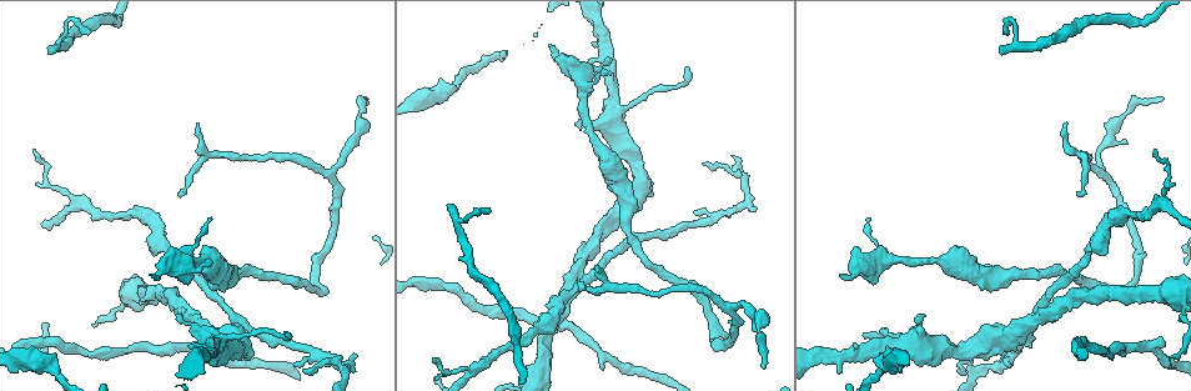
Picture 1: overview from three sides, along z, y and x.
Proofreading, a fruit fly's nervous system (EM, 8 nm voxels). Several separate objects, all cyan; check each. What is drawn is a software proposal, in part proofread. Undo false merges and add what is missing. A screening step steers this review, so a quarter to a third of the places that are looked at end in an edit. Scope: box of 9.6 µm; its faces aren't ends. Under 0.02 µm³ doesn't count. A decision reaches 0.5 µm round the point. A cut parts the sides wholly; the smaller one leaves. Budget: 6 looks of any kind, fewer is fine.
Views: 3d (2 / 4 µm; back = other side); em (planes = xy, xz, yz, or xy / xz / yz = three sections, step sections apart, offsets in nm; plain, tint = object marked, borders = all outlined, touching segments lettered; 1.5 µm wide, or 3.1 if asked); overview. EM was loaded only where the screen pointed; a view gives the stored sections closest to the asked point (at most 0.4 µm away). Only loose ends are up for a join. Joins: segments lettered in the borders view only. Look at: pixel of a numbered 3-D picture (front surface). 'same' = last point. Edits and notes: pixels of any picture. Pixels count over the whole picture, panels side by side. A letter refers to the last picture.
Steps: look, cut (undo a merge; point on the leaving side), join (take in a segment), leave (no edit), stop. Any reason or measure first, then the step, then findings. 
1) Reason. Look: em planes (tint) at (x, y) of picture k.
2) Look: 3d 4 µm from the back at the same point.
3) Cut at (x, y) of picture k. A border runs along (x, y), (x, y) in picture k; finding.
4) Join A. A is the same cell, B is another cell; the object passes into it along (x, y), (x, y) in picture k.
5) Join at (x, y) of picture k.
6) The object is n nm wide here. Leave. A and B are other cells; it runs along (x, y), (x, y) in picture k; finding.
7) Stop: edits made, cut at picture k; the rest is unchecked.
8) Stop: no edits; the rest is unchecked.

Thin end. Look: 3d 4 µm at (198, 123) of picture 1.

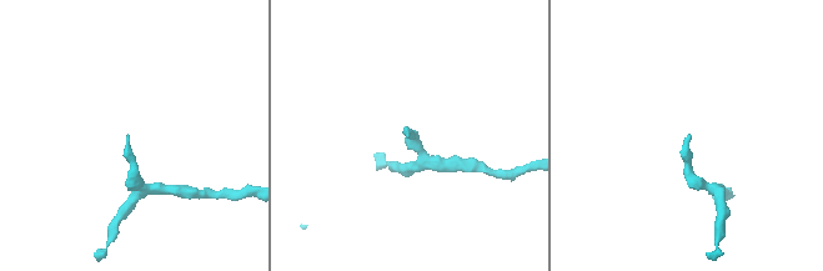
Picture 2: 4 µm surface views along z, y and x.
Shape alone is not enough. Look: em planes (tint) at (404, 133) of picture 2.

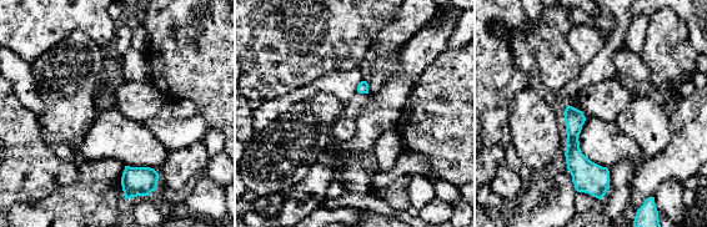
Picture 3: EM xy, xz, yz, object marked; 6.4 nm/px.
Look: em planes (borders) at the same point.

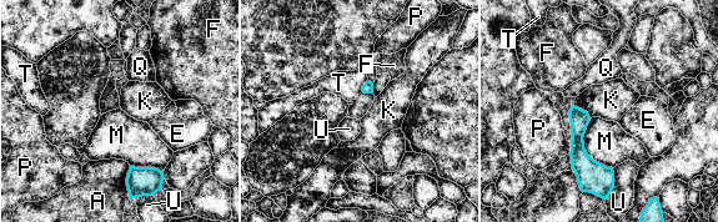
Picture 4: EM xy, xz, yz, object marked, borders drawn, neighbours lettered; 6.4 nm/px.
The longest contact is with M, 360 nm. Leave. A, E, F, K, M, P, Q, T and U are other cells; it runs along (573, 110), (585, 187) in picture 4; no lettered segment goes on from it.

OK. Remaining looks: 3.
Free end. Look: em planes (plain) at (449, 204) of picture 1.

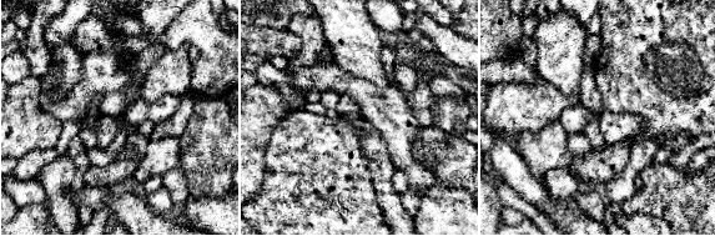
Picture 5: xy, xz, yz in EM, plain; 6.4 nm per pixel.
See the neighbours. Look: em planes (borders) at the same point.

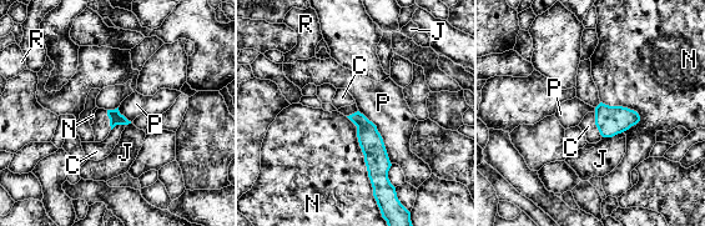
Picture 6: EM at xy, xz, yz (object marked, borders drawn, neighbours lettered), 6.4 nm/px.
Join R. R is the same cell, C, J, N and P are other cells; the object passes into it along (115, 117), (110, 120), (101, 127) in picture 6; the neuron continues.

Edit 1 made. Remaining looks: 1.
Stop: edits made, join at picture 6; the rest is unchecked.

